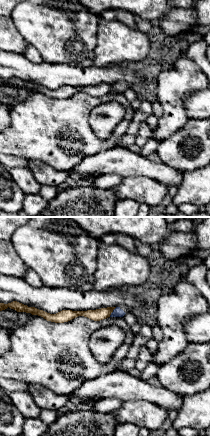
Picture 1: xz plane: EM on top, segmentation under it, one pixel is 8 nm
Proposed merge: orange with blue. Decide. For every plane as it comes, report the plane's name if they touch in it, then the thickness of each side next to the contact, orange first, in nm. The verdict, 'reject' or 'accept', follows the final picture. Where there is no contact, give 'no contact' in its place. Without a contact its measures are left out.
meets orange in xz; 100 nm thick on the orange side, 80 nm on the other

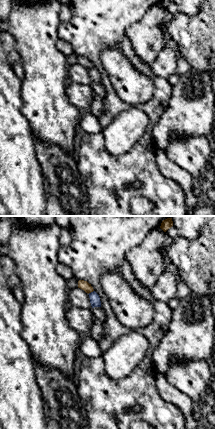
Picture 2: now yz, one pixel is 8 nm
meets orange in yz; 80 nm thick on the orange side, 80 nm on the other

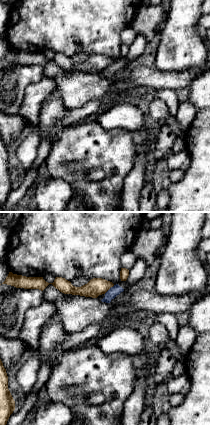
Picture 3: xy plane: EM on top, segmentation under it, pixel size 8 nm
meets orange in xy; 140 nm thick on the orange side, 80 nm on the other

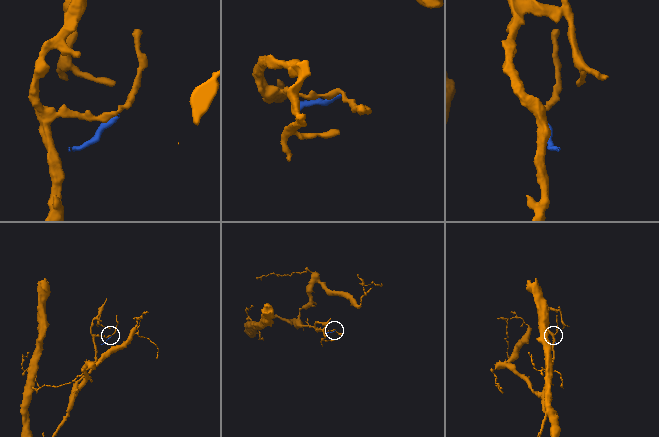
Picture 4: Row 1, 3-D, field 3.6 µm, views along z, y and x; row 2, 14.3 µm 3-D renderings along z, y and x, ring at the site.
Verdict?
reject

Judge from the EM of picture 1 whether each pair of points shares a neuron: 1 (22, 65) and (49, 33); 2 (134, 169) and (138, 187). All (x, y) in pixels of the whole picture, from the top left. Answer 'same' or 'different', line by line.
1: different
2: different

